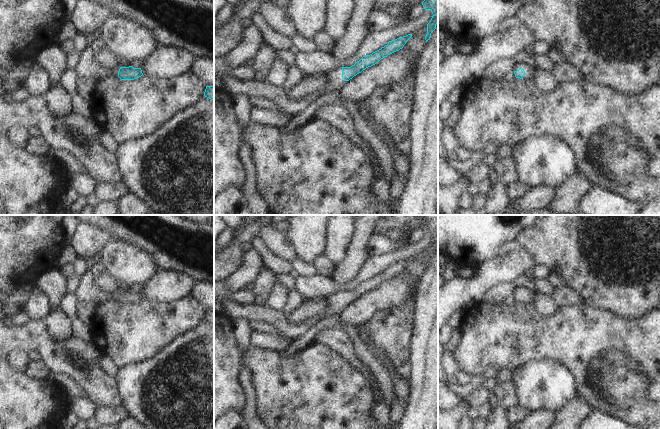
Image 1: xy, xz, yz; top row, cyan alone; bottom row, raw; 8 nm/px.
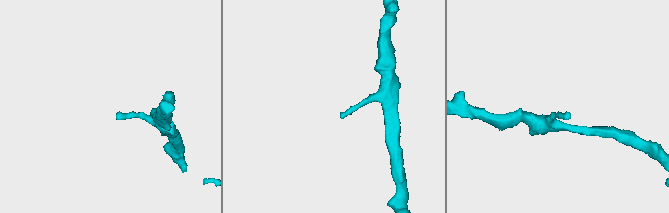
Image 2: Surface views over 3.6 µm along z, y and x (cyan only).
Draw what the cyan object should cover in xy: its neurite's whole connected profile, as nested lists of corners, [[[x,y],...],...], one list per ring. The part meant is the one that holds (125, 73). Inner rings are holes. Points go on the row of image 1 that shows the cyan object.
[[[115,67],[111,70],[111,73],[115,77],[119,77],[121,80],[134,80],[143,75],[141,68],[129,67]]]

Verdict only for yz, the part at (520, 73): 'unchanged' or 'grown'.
grown

